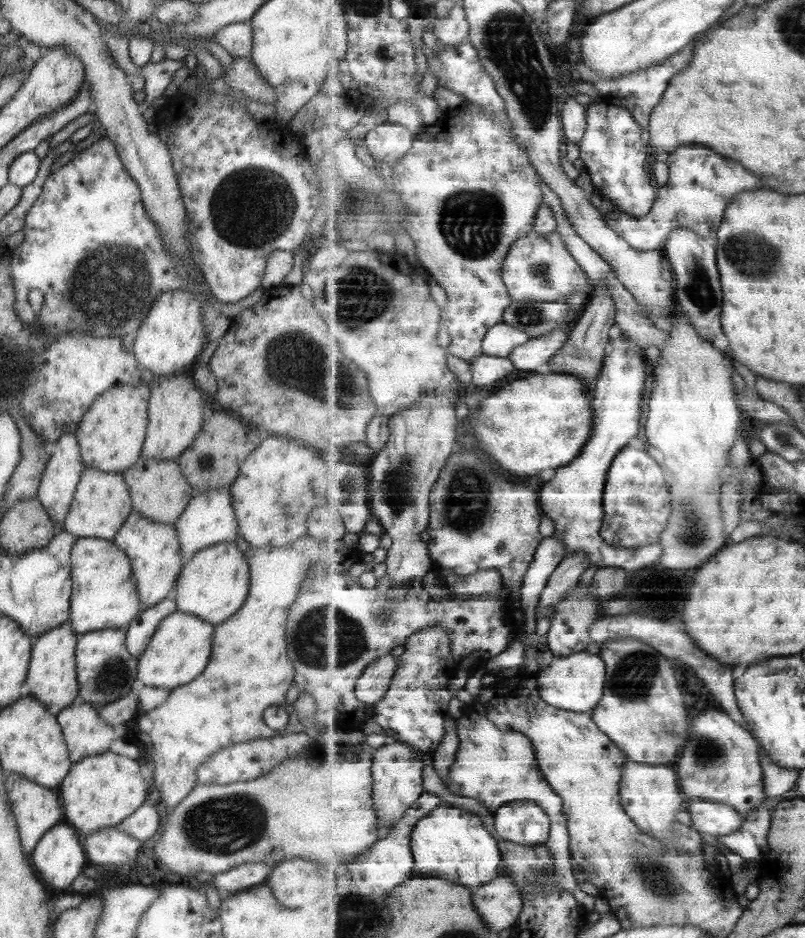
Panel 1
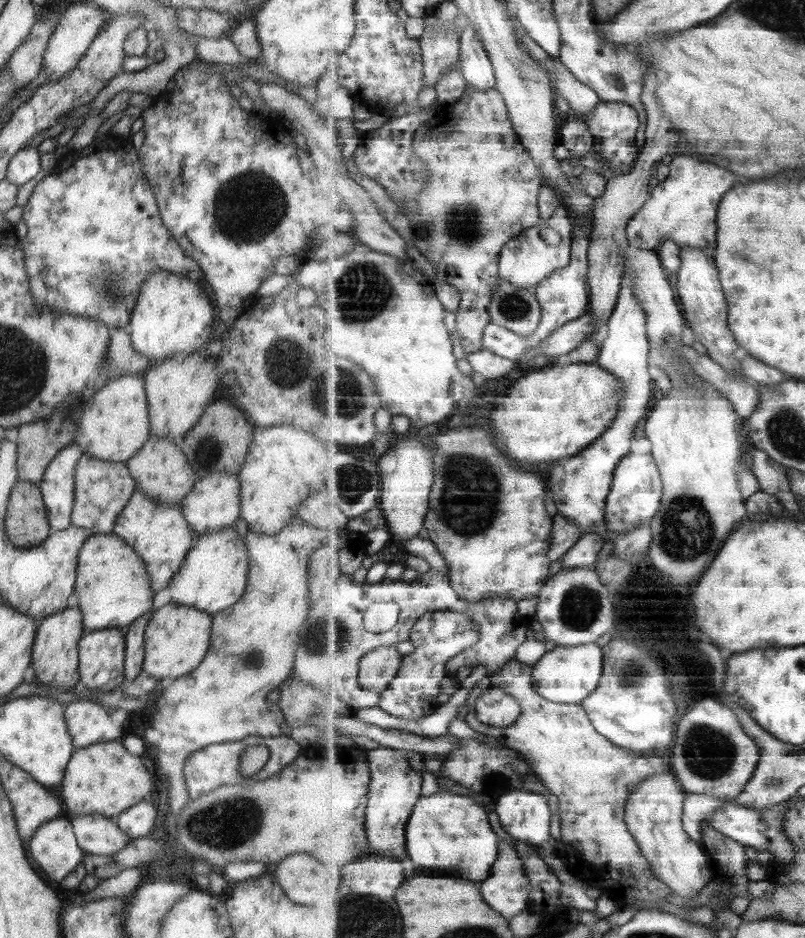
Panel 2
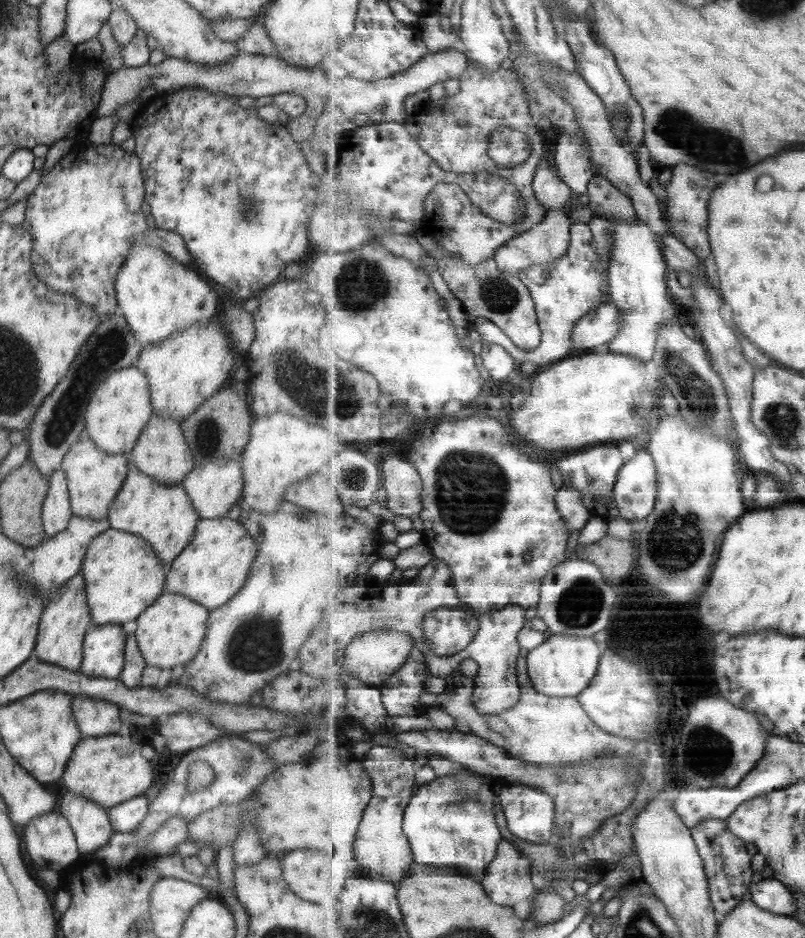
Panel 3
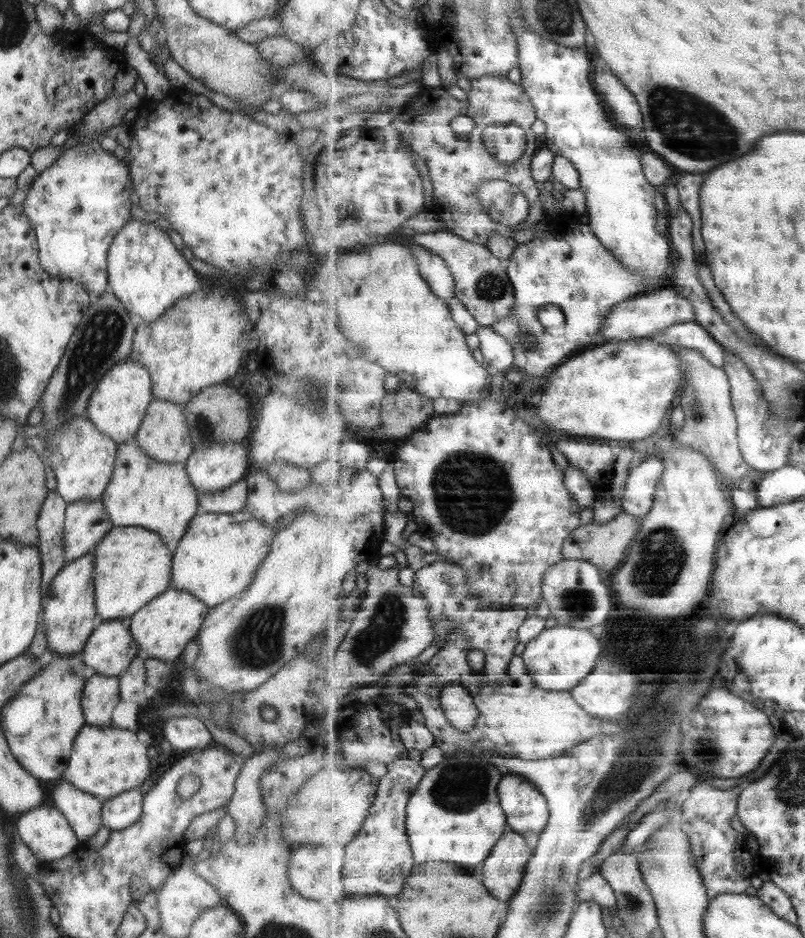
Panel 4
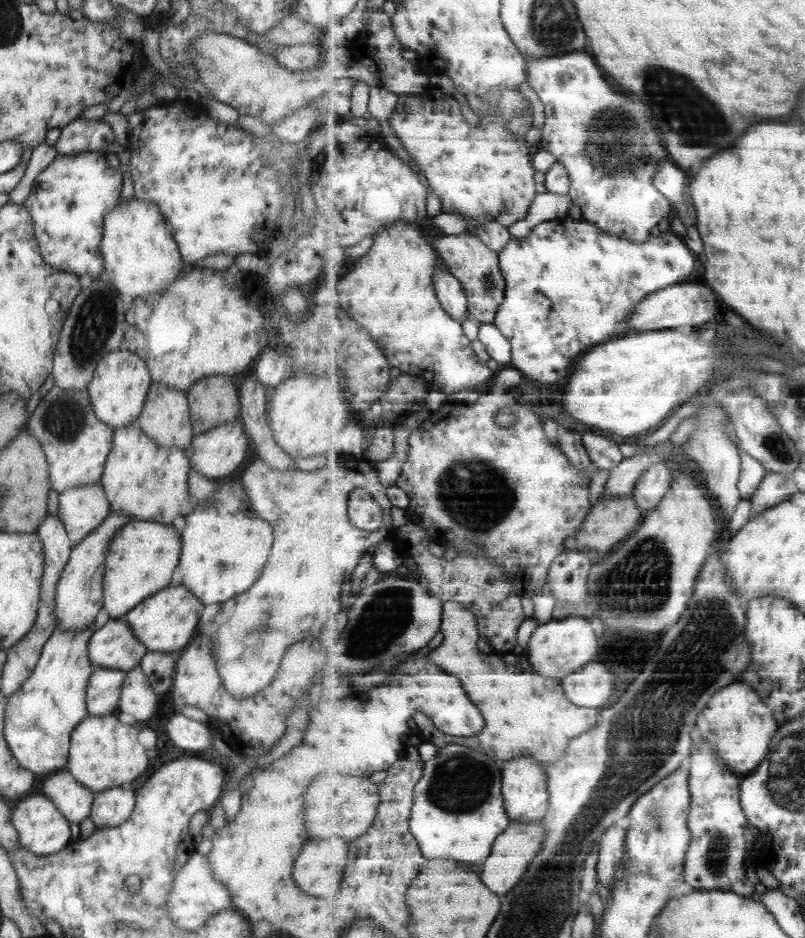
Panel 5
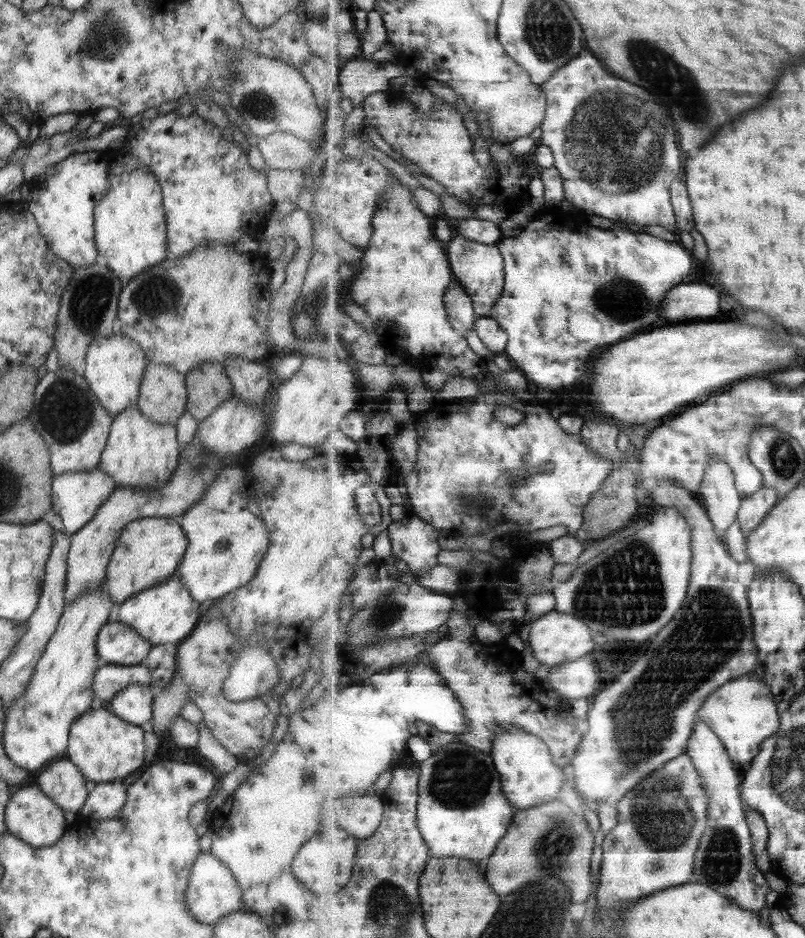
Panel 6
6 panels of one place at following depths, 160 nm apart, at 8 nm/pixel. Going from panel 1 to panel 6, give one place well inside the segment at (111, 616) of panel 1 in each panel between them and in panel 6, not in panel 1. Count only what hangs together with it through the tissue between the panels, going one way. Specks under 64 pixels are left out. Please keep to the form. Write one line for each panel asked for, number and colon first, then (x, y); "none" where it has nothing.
2: (113, 589)
3: (122, 576)
4: (132, 565)
5: (142, 556)
6: (148, 550)

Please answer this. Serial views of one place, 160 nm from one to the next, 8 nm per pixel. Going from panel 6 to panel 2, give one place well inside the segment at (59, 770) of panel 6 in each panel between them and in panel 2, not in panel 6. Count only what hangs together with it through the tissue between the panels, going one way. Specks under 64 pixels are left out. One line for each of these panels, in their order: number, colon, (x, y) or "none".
2: (96, 835)
3: (89, 822)
4: (82, 811)
5: (73, 801)

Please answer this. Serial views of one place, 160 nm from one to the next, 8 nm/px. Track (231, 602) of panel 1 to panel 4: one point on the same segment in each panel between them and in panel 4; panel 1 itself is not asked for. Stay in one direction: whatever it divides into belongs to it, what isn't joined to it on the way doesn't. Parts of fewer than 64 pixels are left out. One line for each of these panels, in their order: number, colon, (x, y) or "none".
2: (212, 577)
3: (211, 569)
4: (216, 558)

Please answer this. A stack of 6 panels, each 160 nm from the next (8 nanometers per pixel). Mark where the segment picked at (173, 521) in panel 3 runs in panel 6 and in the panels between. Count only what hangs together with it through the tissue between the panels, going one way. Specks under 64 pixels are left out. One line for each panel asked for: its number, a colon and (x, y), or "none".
4: (158, 496)
5: (145, 481)
6: (138, 453)

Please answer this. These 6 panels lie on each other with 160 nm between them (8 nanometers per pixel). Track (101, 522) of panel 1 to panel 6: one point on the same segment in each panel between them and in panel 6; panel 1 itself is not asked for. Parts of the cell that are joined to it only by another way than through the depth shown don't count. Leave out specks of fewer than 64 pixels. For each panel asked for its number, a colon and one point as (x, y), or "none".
2: (101, 488)
3: (93, 476)
4: (81, 459)
5: (75, 443)
6: (74, 426)

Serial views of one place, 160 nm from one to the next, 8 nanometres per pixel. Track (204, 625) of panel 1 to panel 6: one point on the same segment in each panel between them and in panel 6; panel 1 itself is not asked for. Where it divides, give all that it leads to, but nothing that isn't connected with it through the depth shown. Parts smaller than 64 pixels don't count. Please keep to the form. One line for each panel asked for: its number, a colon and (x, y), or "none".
2: (176, 637)
3: (168, 632)
4: (161, 628)
5: (165, 621)
6: (165, 613)

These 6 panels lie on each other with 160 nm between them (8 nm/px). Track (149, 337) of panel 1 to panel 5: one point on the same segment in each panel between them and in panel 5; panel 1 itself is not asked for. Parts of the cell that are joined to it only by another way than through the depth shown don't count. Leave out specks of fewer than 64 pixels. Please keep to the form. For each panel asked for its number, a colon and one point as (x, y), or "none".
2: (172, 316)
3: (156, 295)
4: (145, 272)
5: (140, 256)

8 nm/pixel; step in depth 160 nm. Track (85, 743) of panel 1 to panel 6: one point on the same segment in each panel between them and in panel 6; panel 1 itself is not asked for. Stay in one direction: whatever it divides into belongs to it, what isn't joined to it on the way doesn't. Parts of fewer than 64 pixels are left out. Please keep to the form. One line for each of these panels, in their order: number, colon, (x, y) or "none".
2: (88, 723)
3: (94, 717)
4: (100, 694)
5: (103, 689)
6: (108, 679)

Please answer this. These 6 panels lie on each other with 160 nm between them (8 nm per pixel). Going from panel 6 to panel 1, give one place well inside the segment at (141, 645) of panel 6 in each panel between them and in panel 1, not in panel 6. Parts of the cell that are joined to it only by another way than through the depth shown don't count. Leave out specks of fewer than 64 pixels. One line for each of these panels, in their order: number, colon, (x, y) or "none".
1: (105, 670)
2: (100, 652)
3: (103, 645)
4: (110, 647)
5: (113, 645)

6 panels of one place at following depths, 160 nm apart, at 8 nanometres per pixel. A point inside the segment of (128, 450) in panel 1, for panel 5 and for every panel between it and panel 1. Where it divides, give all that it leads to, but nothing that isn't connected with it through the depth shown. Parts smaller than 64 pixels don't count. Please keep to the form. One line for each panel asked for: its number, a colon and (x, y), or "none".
2: (114, 424)
3: (119, 407)
4: (116, 406)
5: (119, 383)

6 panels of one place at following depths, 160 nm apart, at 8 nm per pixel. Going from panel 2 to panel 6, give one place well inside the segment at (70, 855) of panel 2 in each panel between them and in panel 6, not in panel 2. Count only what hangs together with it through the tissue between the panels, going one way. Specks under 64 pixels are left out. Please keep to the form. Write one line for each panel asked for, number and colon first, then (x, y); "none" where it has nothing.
3: (49, 842)
4: (46, 833)
5: (41, 829)
6: (29, 815)

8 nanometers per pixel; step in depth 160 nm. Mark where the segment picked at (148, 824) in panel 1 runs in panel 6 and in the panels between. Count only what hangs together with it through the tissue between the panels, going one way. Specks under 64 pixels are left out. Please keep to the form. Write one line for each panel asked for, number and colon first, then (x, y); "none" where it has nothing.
2: (137, 821)
3: (124, 817)
4: (122, 810)
5: (112, 806)
6: (104, 800)

